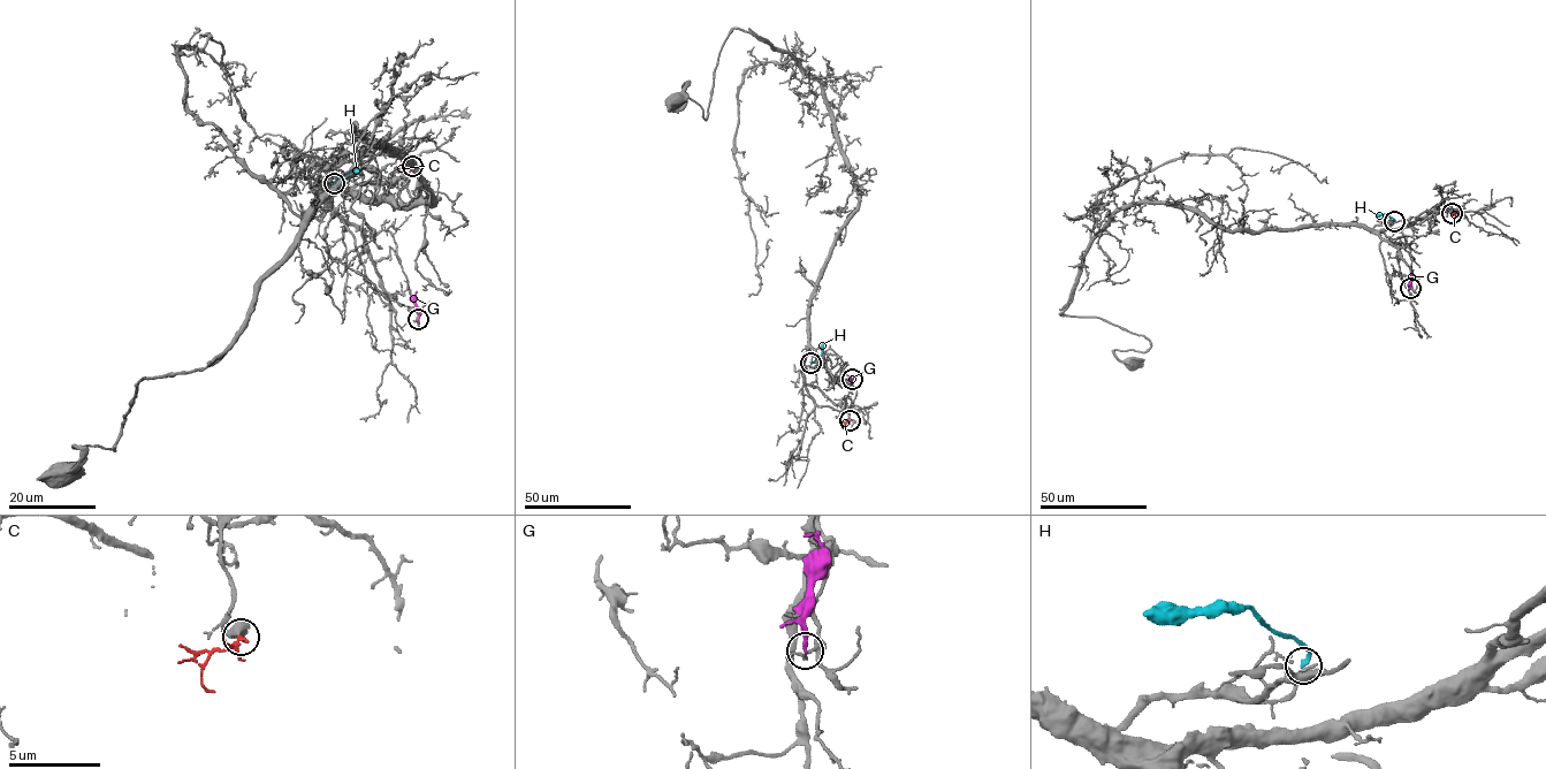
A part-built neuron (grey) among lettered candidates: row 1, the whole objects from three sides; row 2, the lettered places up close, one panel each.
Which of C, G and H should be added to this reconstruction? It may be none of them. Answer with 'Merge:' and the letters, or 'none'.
Merge: none

